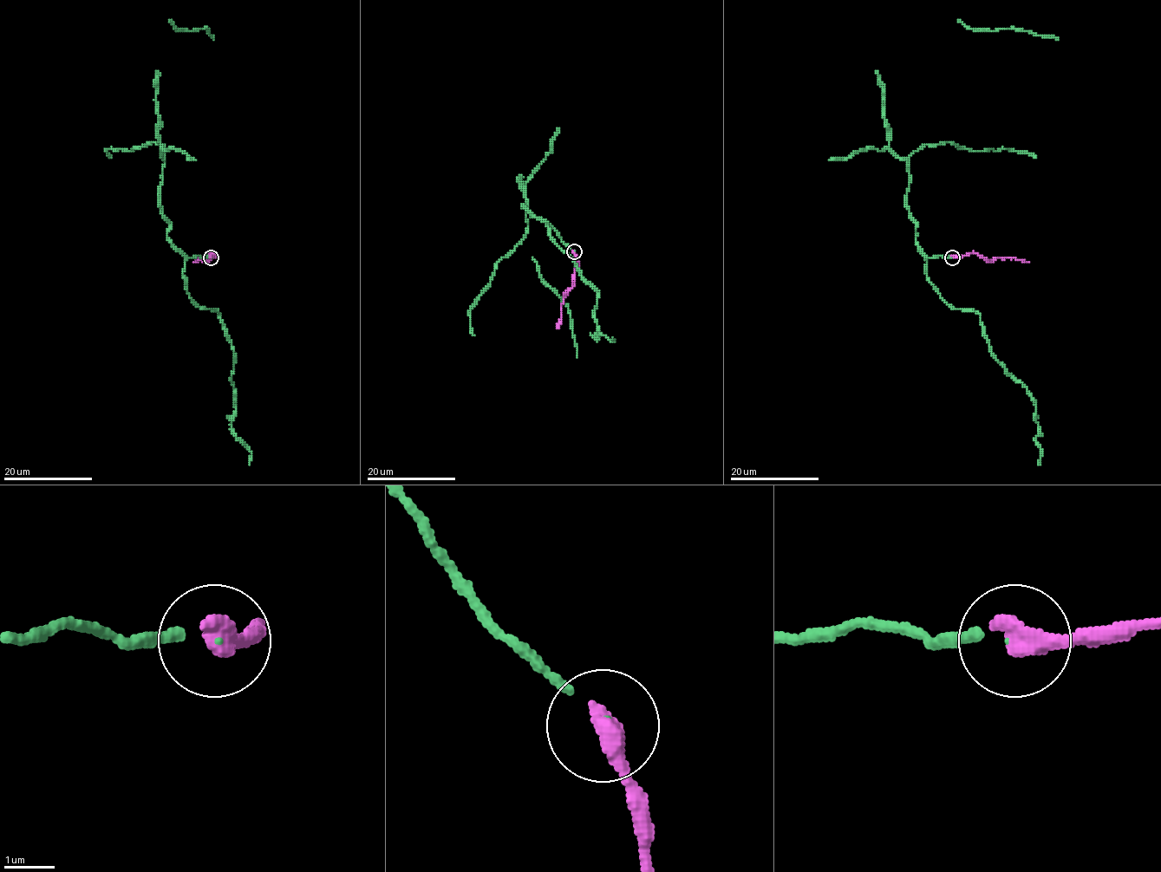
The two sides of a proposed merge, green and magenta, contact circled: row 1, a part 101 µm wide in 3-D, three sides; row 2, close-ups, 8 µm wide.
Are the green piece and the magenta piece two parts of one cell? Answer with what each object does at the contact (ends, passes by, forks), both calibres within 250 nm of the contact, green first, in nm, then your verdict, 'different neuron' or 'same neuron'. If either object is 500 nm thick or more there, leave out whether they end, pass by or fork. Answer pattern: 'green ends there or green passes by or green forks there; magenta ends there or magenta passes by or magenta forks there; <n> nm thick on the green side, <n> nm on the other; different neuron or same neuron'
green ends there; magenta ends there; 80 nm thick on the green side, 480 nm on the other; different neuron

